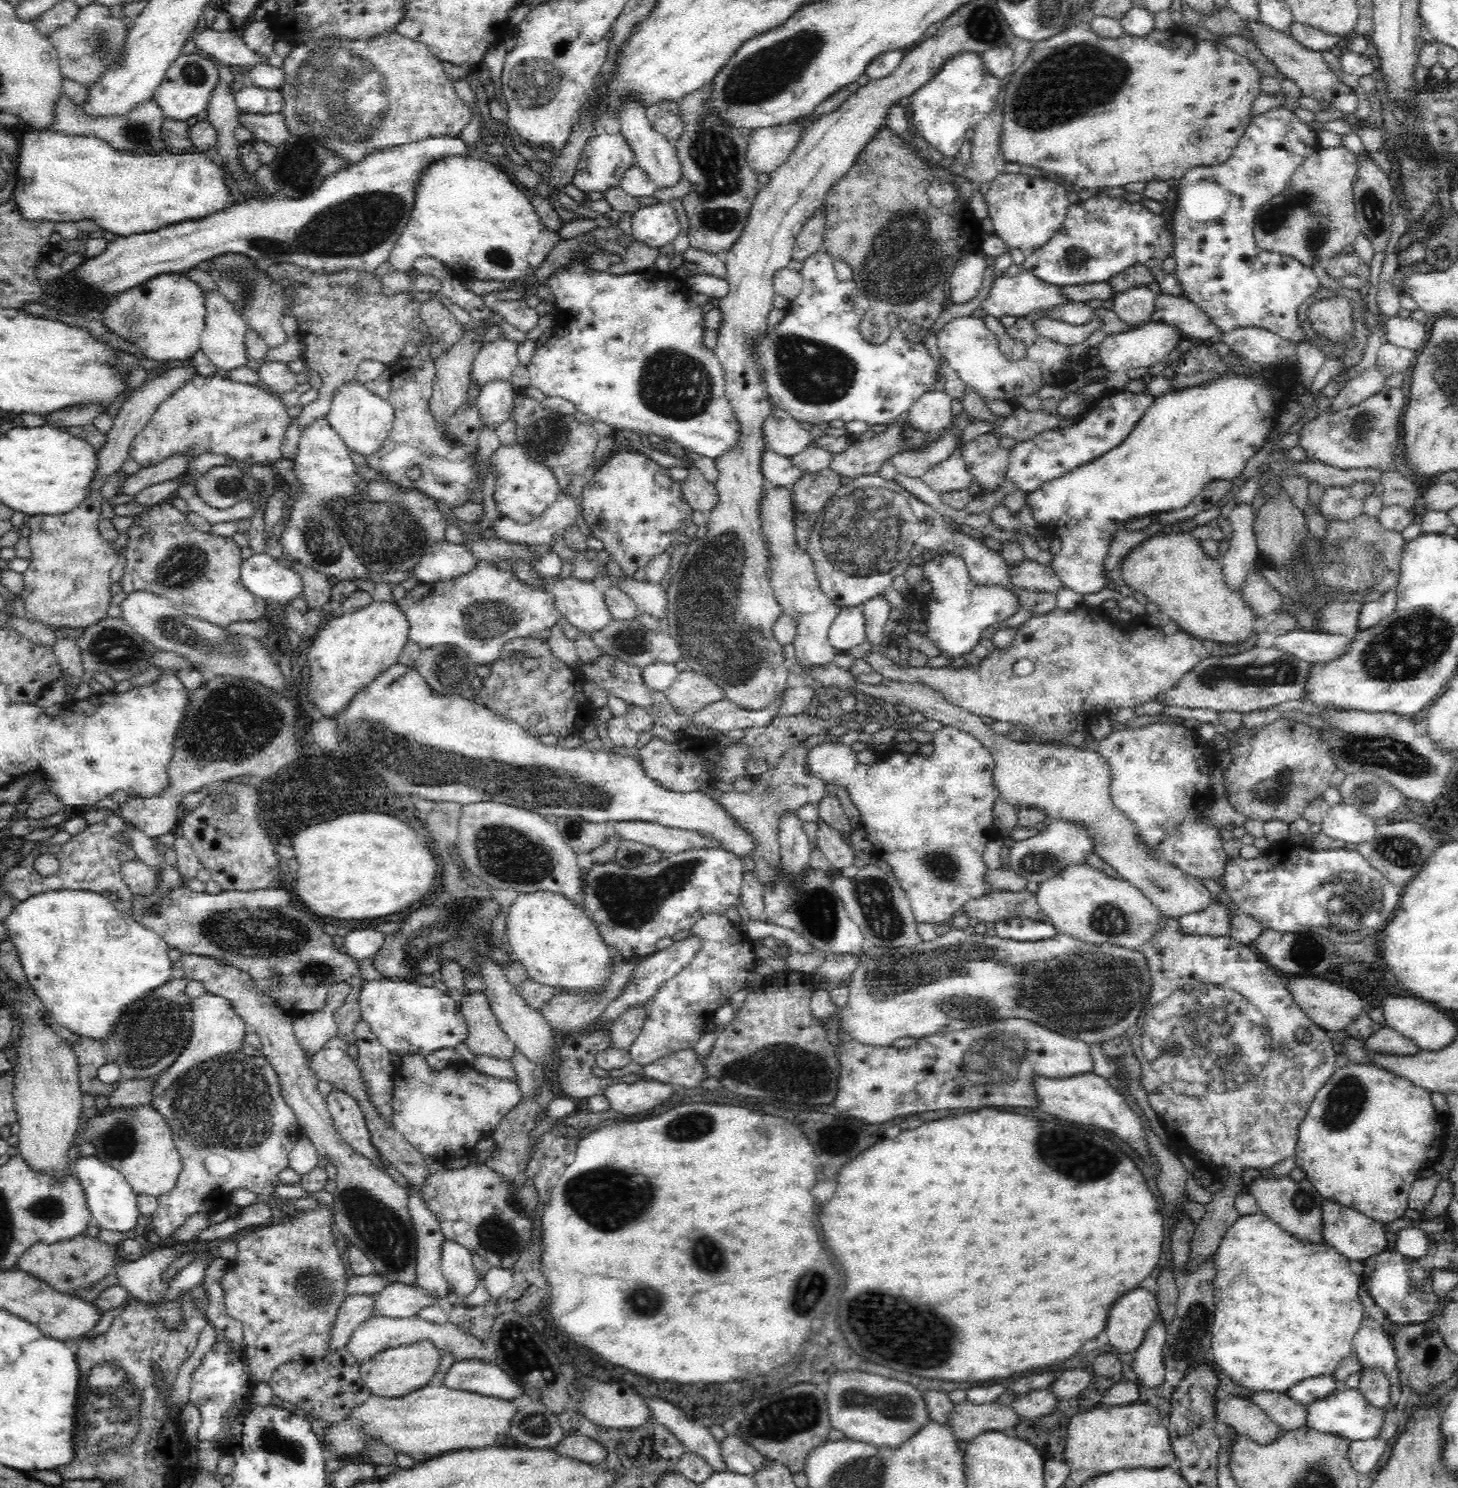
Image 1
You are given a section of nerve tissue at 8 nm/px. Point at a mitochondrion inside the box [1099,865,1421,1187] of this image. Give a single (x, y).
(1204, 1032)

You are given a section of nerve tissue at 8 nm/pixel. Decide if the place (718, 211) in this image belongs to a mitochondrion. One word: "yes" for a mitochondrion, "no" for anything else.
yes

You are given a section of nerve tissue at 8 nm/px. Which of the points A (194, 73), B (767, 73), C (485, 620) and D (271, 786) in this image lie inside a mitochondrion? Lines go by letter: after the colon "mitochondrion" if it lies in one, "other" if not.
A: mitochondrion
B: mitochondrion
C: mitochondrion
D: other

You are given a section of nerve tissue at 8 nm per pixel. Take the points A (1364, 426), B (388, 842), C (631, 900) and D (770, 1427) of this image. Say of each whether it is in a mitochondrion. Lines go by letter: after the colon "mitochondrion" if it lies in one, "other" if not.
A: mitochondrion
B: other
C: mitochondrion
D: mitochondrion

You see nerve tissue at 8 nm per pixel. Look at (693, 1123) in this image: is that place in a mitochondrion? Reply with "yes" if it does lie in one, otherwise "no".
yes

